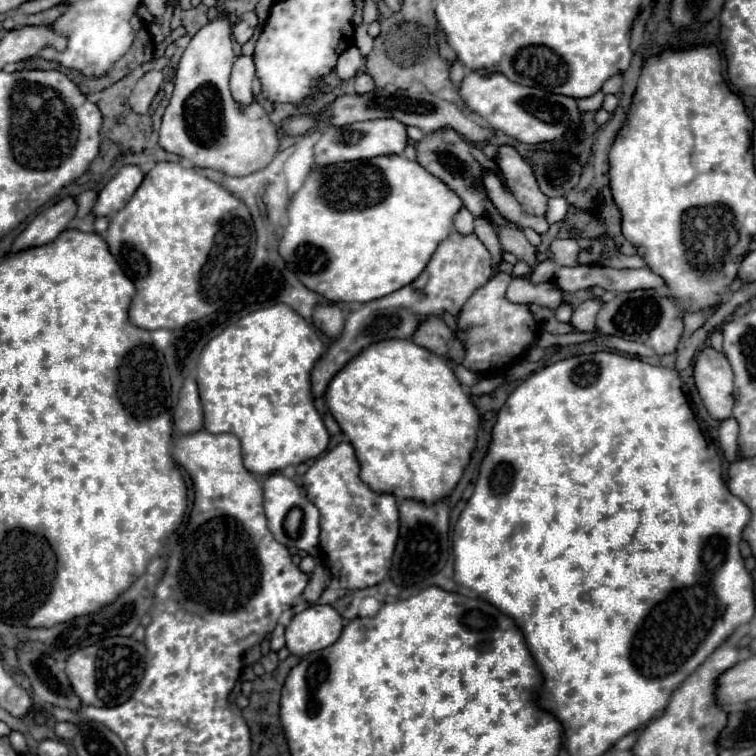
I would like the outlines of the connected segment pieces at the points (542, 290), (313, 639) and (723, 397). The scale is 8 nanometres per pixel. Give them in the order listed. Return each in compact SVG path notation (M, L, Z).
M513 277L505 297L511 303L537 303L549 309L563 303L563 293L553 283L531 283L527 277Z
M311 605L297 613L285 627L287 649L299 657L325 649L337 641L341 629L343 619L331 605Z
M705 347L695 359L695 385L699 395L717 421L731 417L733 409L733 369L723 353Z

